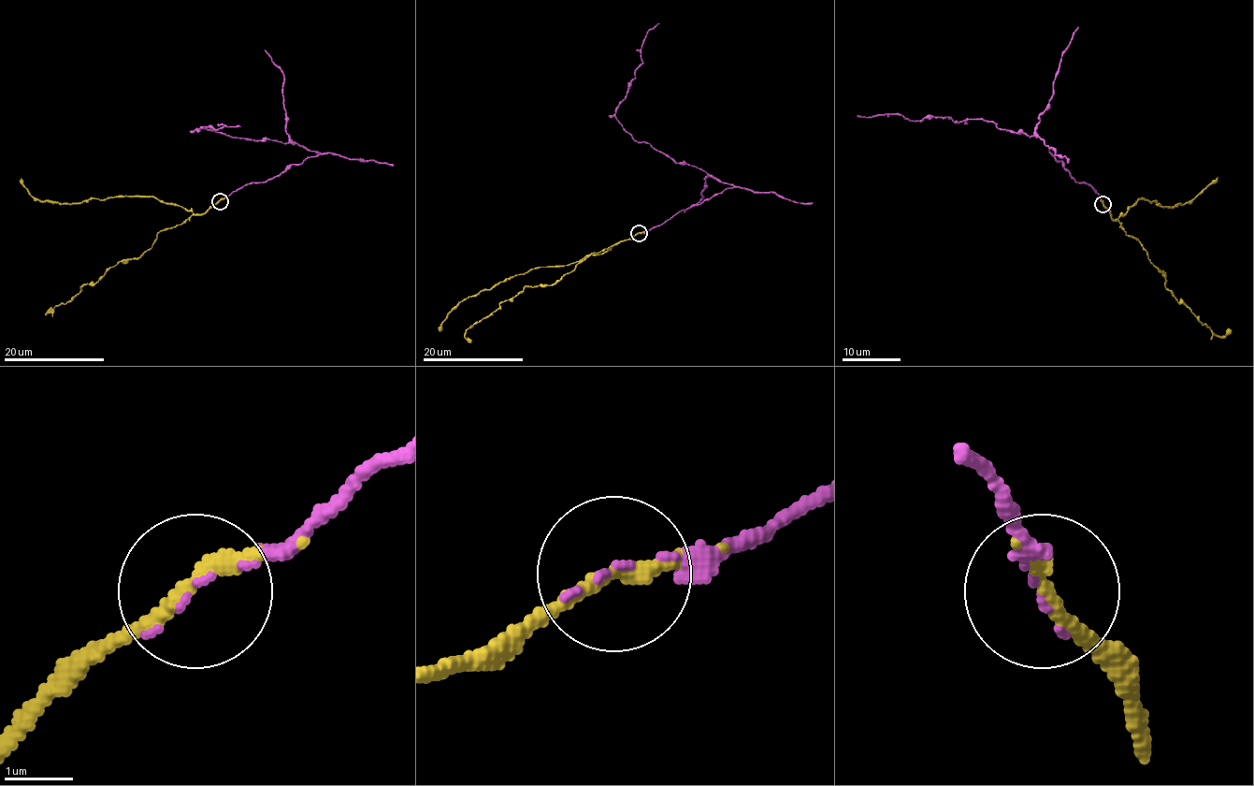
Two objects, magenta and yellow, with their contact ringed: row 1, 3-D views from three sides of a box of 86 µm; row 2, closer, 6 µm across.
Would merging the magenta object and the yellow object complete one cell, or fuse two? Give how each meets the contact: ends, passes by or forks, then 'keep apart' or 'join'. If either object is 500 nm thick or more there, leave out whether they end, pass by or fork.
magenta ends; yellow passes by; join

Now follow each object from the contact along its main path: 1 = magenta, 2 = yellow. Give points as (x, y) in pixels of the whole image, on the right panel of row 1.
1: (1102, 203), (1088, 185), (1070, 175), (1039, 137), (1000, 129), (982, 119), (857, 116)
2: (1102, 204), (1127, 235), (1136, 238), (1164, 273), (1165, 286), (1175, 298), (1214, 334), (1224, 337), (1230, 329)

